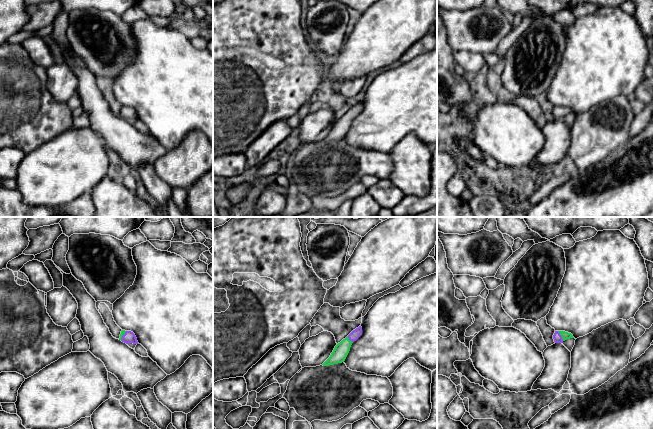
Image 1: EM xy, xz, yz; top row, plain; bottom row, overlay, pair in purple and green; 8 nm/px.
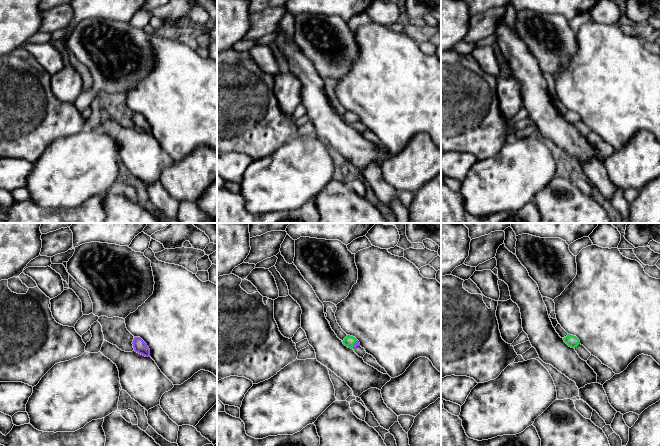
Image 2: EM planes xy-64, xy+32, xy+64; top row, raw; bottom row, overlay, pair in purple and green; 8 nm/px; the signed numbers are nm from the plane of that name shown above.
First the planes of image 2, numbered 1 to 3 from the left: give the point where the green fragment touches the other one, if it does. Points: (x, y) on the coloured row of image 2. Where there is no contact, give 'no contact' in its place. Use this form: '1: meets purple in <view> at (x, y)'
1: no contact
2: meets purple in xy+32 at (354, 344)
3: no contact

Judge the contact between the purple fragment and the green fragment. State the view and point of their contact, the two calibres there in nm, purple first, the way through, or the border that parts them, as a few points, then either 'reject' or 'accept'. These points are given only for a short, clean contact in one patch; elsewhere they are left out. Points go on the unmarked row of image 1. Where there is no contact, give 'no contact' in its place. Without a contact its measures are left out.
contact yz (561, 112); calibres 70 and 60 nm; way yz (557, 113), (561, 112), (565, 111); accept

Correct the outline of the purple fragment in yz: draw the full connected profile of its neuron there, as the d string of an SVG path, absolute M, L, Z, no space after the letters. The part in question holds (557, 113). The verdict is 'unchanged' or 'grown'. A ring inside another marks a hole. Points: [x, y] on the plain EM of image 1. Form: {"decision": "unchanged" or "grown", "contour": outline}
{"decision": "grown", "contour": "M555 107L553 115L555 119L562 119L563 117L574 114L571 109L565 107Z"}

